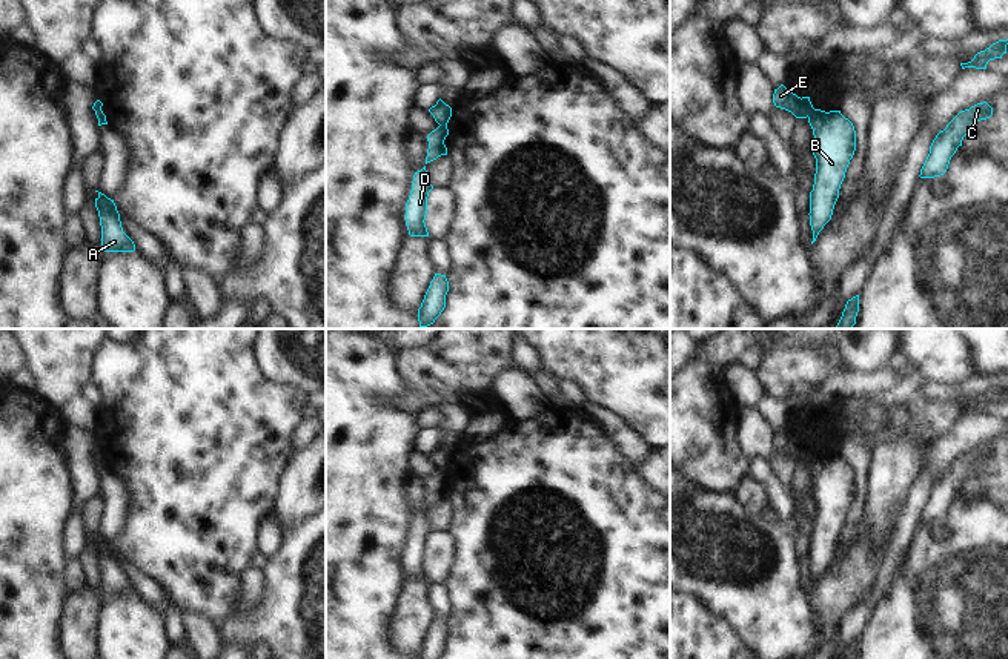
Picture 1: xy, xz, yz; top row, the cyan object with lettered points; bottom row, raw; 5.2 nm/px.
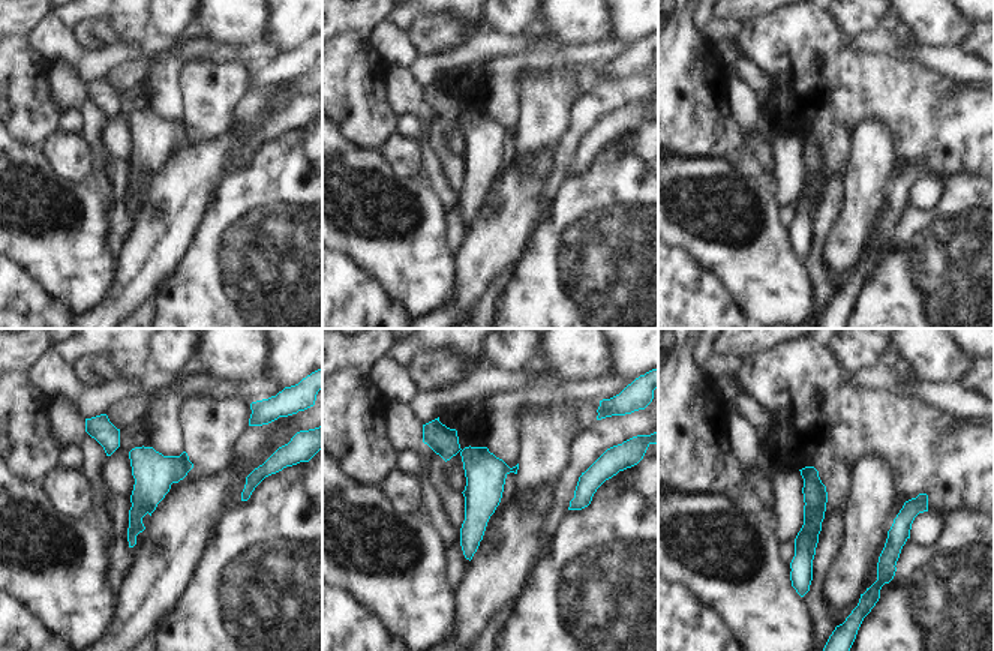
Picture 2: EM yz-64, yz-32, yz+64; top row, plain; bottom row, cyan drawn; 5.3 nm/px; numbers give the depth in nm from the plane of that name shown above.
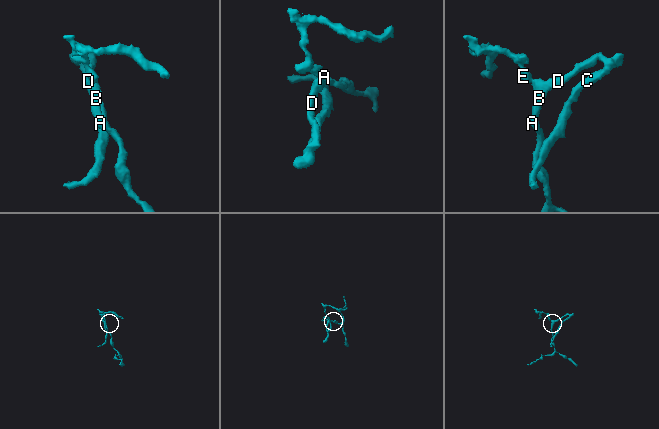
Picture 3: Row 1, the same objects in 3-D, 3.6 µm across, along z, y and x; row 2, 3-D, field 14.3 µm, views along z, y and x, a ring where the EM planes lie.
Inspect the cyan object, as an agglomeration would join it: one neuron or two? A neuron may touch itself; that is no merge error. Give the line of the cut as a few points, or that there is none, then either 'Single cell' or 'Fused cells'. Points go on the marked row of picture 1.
Split along yz (813, 108), (807, 115). Fused cells

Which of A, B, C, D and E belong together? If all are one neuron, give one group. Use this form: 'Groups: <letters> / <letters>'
Groups: A B C D / E

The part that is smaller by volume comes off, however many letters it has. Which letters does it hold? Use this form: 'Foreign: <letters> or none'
Foreign: E

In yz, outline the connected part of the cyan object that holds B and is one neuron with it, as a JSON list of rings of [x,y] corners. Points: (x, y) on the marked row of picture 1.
[[[813,108],[808,123],[814,135],[813,155],[816,158],[808,214],[813,244],[824,226],[831,220],[841,184],[856,151],[856,131],[841,111],[825,112]]]

